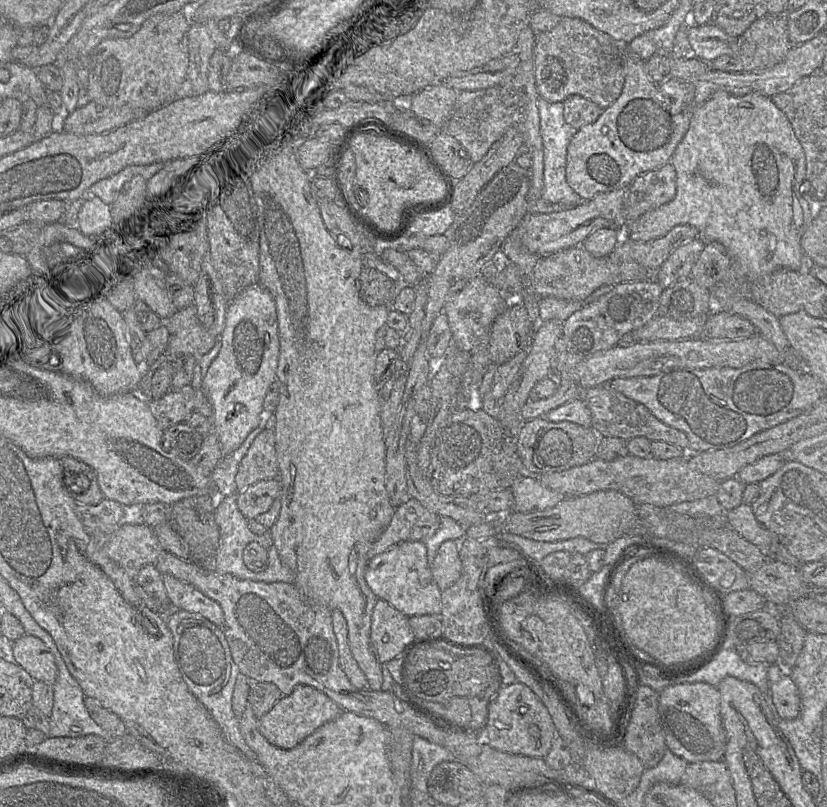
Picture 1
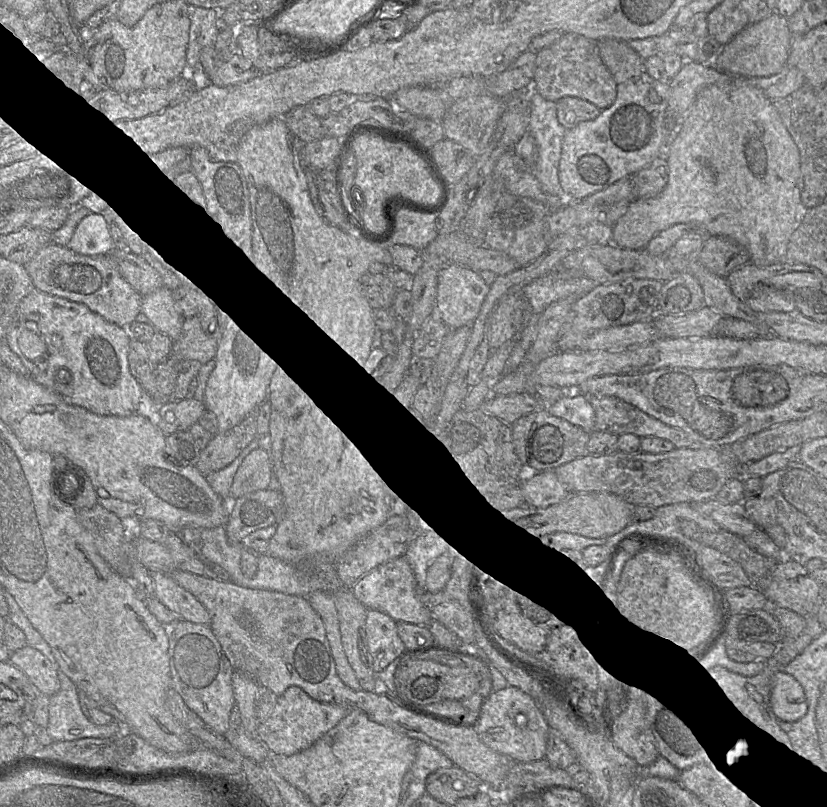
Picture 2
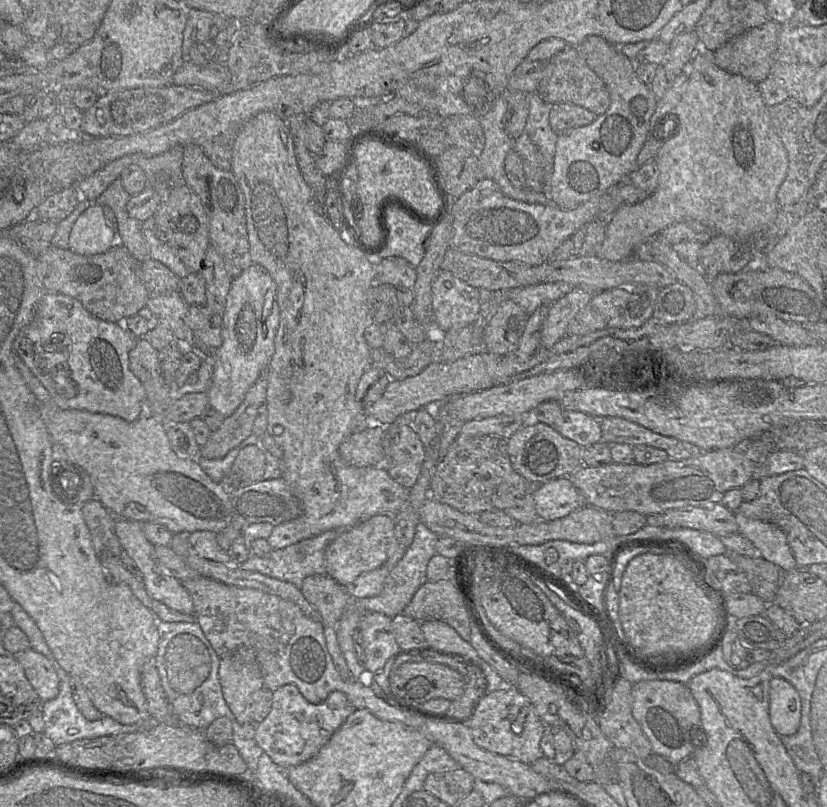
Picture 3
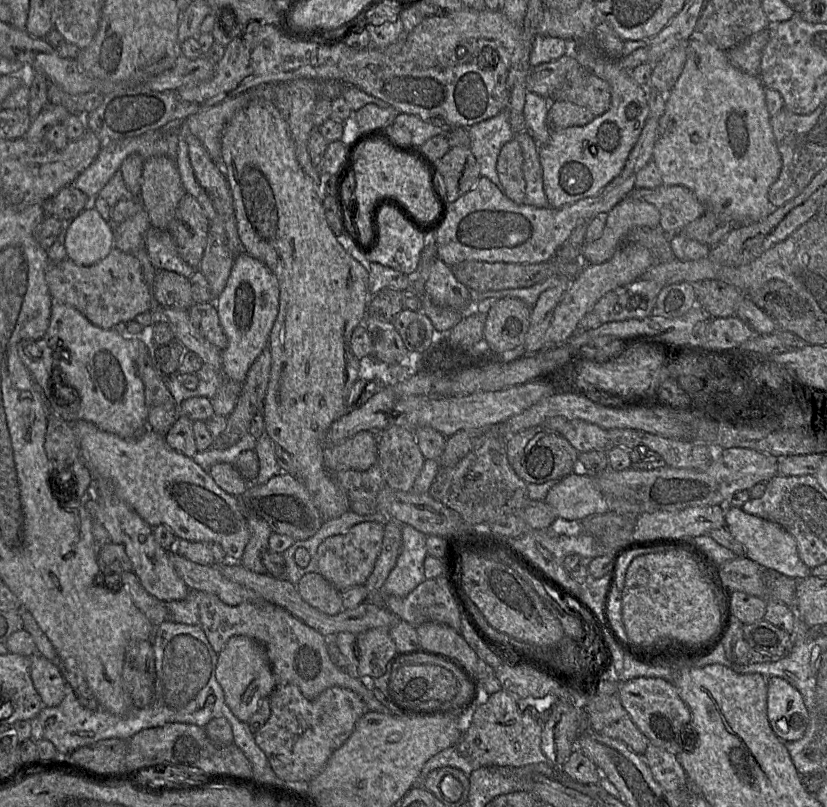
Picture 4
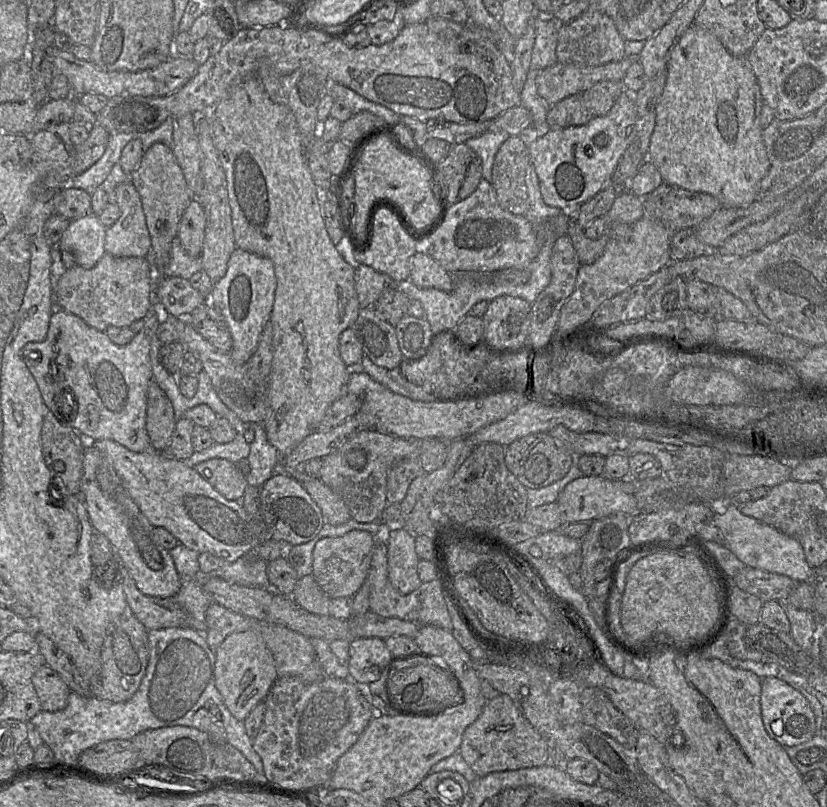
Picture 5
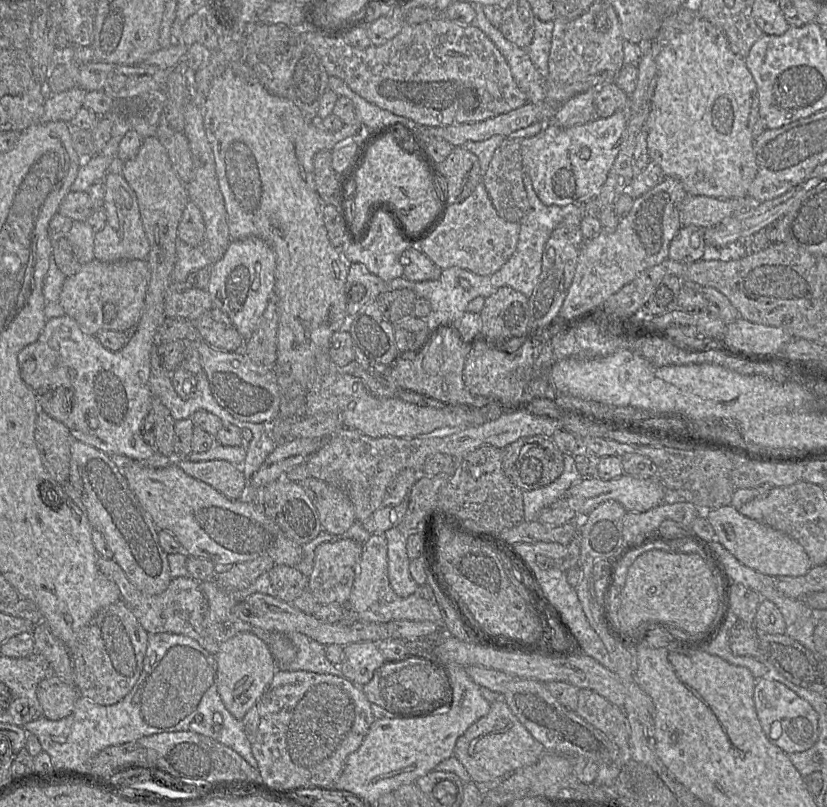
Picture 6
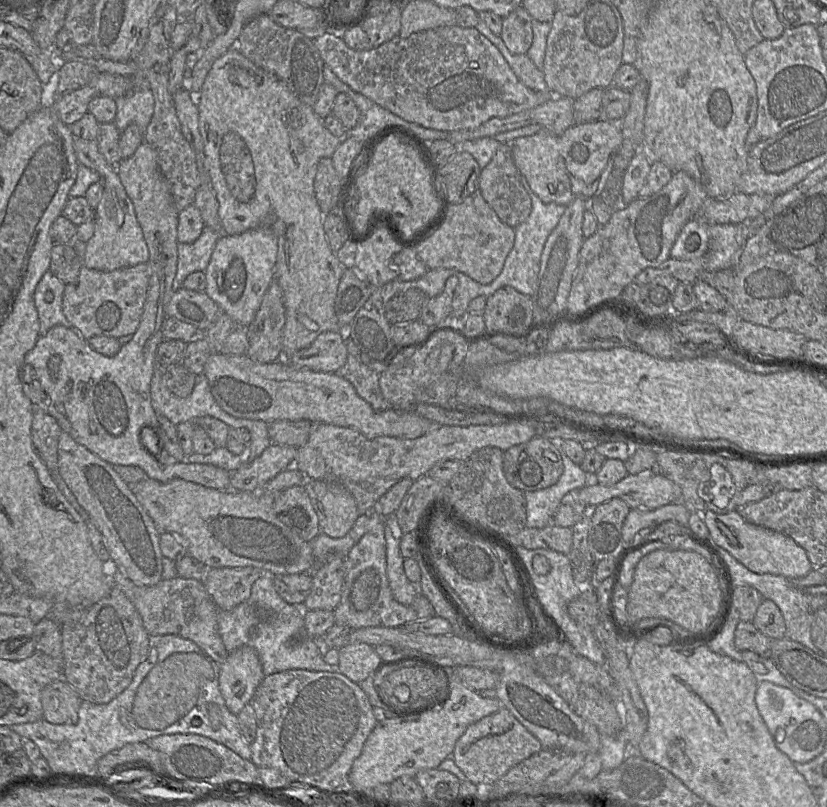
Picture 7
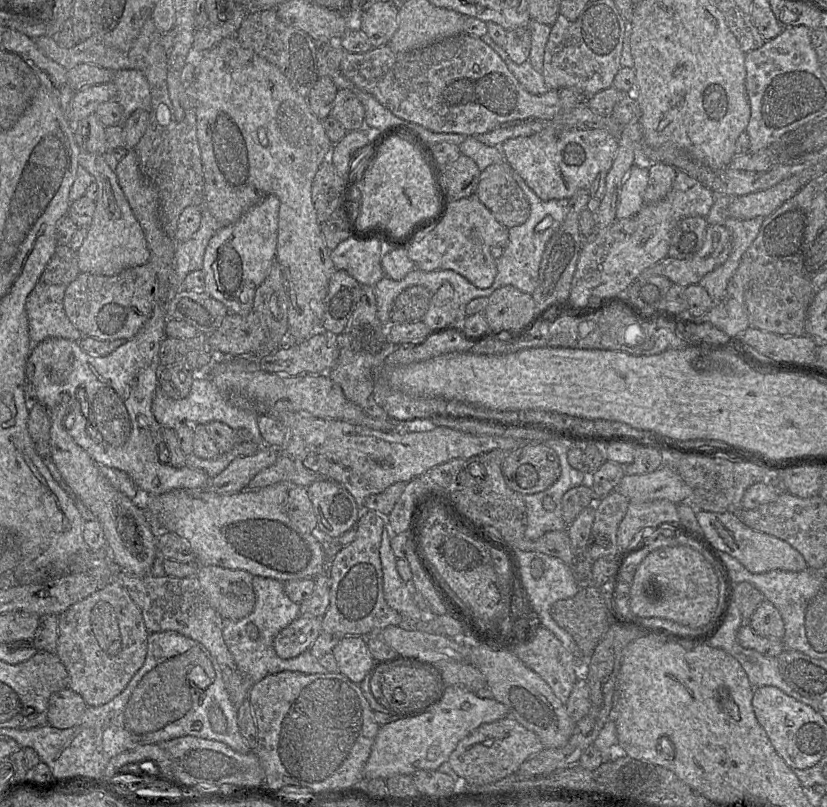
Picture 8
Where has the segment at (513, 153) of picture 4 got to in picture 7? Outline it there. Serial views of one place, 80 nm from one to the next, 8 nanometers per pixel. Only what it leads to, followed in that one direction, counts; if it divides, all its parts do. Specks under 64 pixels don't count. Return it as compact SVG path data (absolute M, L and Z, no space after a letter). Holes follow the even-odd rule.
M501 143L490 163L481 170L478 187L499 219L513 228L523 223L532 210L531 199L519 181L519 173L513 160L510 143Z

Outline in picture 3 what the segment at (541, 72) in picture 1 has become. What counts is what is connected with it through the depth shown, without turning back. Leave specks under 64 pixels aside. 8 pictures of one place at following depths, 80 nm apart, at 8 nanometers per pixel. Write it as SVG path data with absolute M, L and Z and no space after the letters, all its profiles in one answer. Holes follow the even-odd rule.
M567 45L547 60L537 93L549 104L571 103L582 106L597 116L605 113L610 106L610 94L605 82L586 64L572 45Z

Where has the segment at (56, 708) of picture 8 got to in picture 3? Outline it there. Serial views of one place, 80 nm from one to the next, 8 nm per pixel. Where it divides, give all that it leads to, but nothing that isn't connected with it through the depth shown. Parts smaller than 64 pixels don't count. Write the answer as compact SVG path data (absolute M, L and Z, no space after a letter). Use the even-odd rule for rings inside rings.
M32 648L13 655L23 667L25 675L39 698L54 699L60 691L60 680L51 662Z

